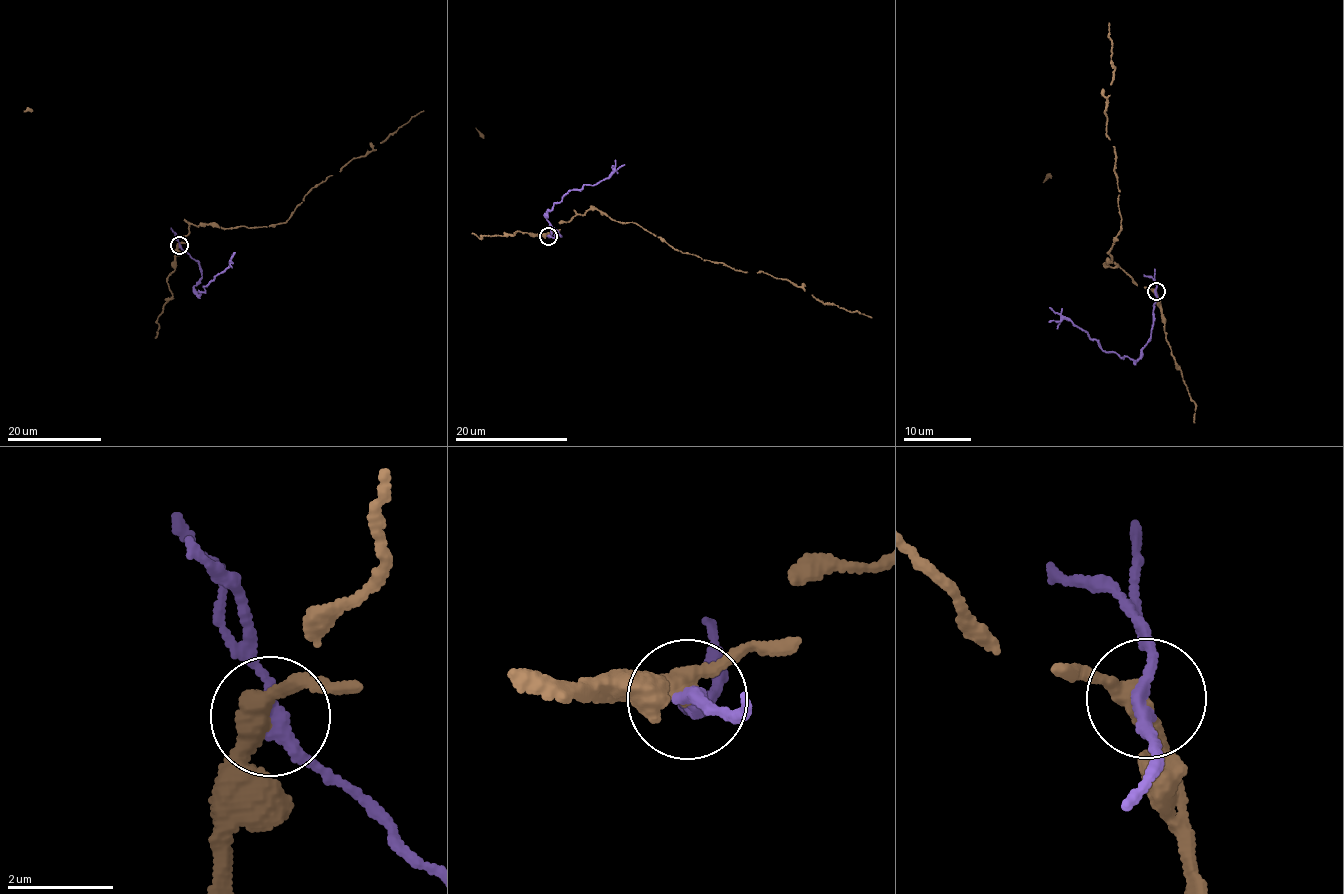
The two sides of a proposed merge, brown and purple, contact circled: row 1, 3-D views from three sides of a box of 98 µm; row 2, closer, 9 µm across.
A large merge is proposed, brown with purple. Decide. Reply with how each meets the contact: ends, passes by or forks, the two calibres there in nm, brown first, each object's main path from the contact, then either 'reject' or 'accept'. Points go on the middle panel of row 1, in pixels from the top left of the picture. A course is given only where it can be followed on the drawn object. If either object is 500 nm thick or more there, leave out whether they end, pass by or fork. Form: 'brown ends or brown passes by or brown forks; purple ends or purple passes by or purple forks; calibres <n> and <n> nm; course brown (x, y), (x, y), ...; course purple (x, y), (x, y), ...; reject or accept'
brown passes by; purple passes by; calibres 360 and 240 nm; course brown (548, 235), (596, 208), (637, 223), (676, 250), (766, 272), (871, 318); course purple (548, 235), (560, 235), (546, 217), (554, 204), (567, 192), (598, 183), (624, 165); reject

